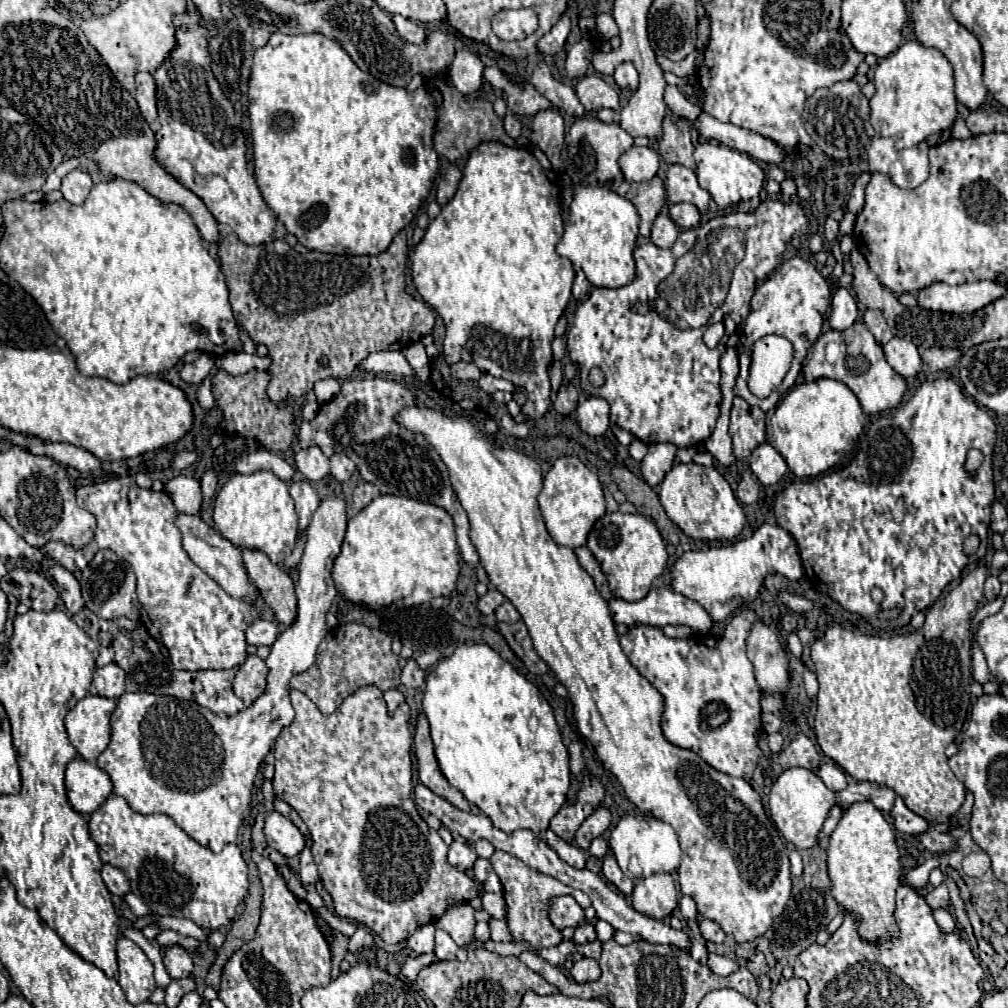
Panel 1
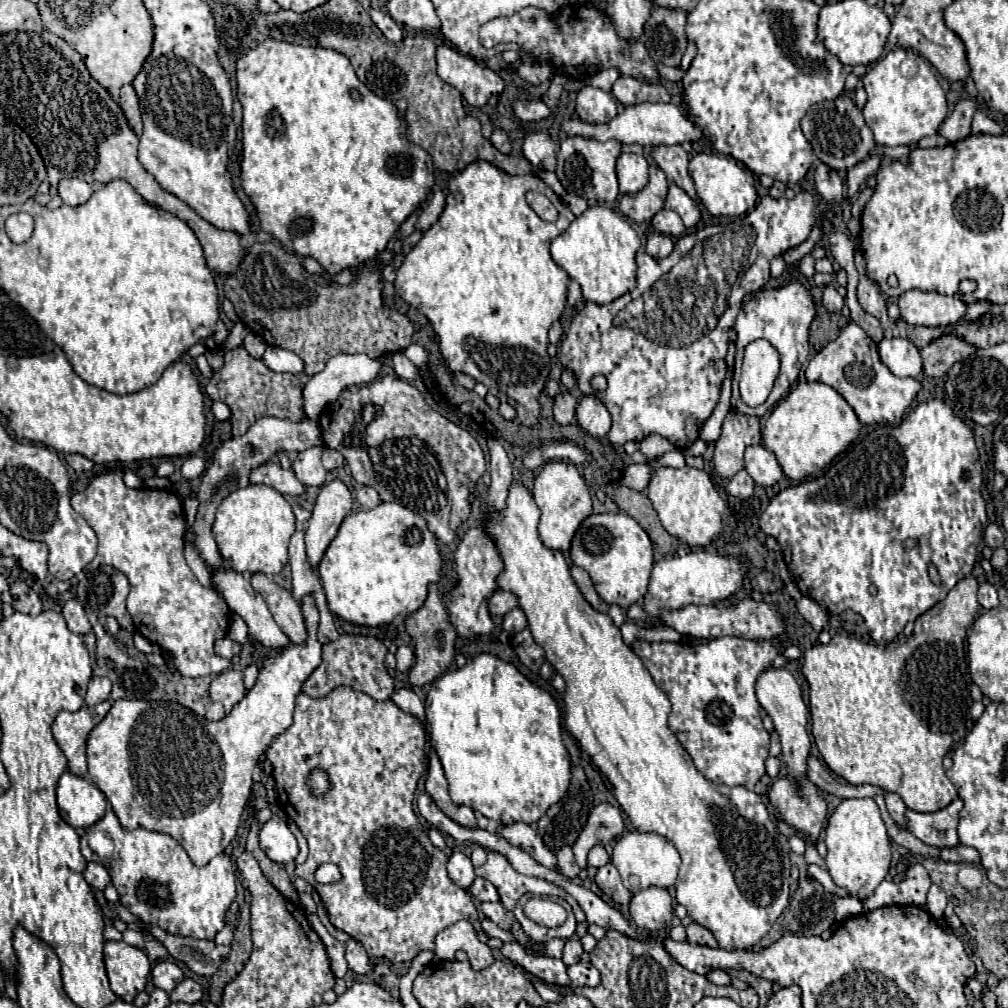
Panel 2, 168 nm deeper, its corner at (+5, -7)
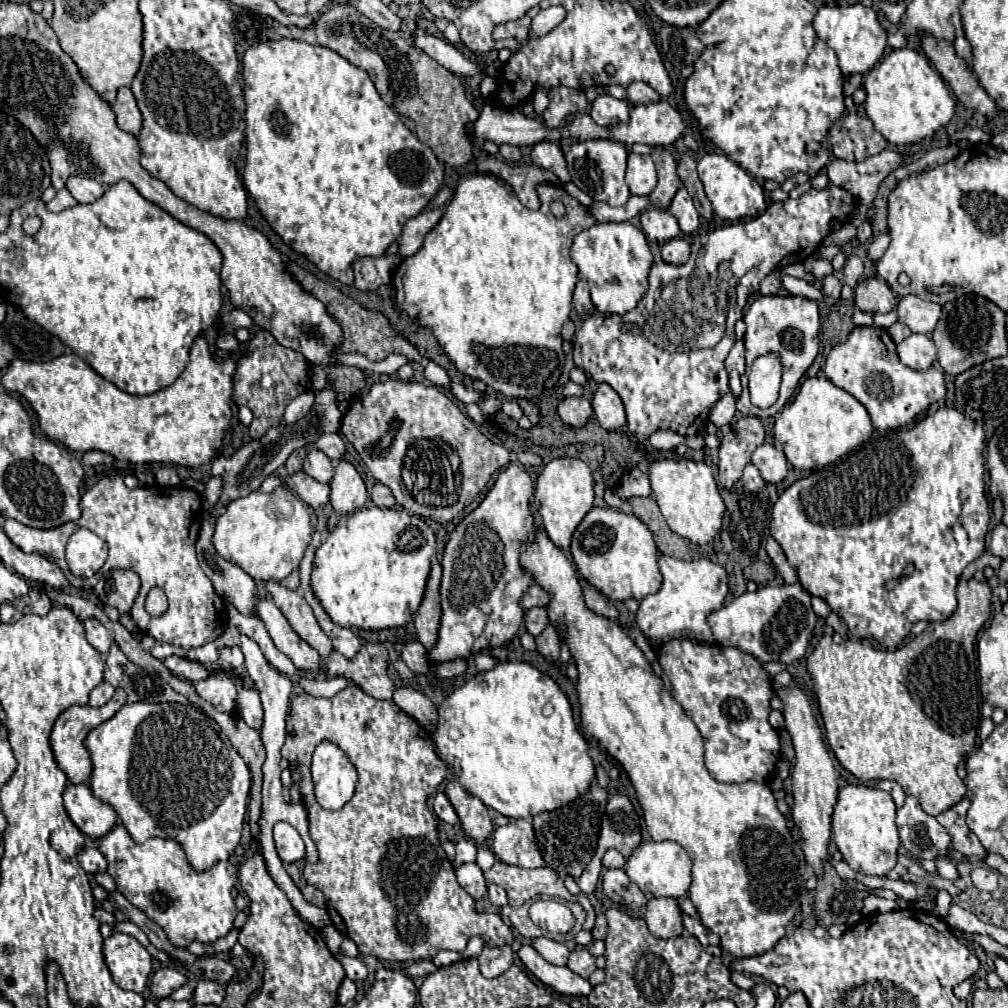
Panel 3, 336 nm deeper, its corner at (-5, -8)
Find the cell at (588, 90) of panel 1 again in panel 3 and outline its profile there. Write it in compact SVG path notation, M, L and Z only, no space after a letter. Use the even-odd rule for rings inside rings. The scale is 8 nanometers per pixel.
M600 94L592 106L590 106L590 116L596 124L612 124L612 122L628 122L628 102L626 100L616 100L610 94Z

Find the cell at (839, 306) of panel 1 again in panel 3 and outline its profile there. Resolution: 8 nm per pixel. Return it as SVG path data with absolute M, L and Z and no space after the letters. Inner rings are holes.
M826 276L824 278L824 294L830 296L830 298L840 298L840 290L842 290L842 282L836 278L836 276Z

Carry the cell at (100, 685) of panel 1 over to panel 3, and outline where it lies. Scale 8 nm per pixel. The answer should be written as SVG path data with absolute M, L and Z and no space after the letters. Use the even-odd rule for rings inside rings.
M102 682L90 692L90 706L104 706L112 696L114 696L114 686Z

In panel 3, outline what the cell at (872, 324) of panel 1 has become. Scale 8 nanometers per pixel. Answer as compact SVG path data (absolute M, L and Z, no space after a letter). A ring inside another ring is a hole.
M884 150L878 156L870 156L864 162L832 160L828 166L828 178L832 184L846 188L860 198L868 208L876 198L880 182L902 164L902 156L894 150Z

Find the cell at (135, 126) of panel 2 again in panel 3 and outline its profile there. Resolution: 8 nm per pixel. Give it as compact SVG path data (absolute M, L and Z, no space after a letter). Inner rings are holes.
M120 88L118 98L114 102L114 112L118 116L118 126L128 132L138 136L142 130L142 114L138 108L138 102L134 100L134 94L130 88Z

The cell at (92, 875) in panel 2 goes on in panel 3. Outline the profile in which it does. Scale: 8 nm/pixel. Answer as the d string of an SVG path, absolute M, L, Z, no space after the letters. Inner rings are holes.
M88 846L84 848L80 854L78 854L78 862L80 866L88 872L88 874L98 874L98 872L106 872L106 858L94 848L94 846Z

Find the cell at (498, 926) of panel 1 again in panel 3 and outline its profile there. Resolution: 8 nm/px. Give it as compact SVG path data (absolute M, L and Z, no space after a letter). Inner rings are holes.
M522 946L518 950L522 964L546 986L564 996L588 996L592 986L582 976L574 974L568 966L554 966L546 962L532 946Z

